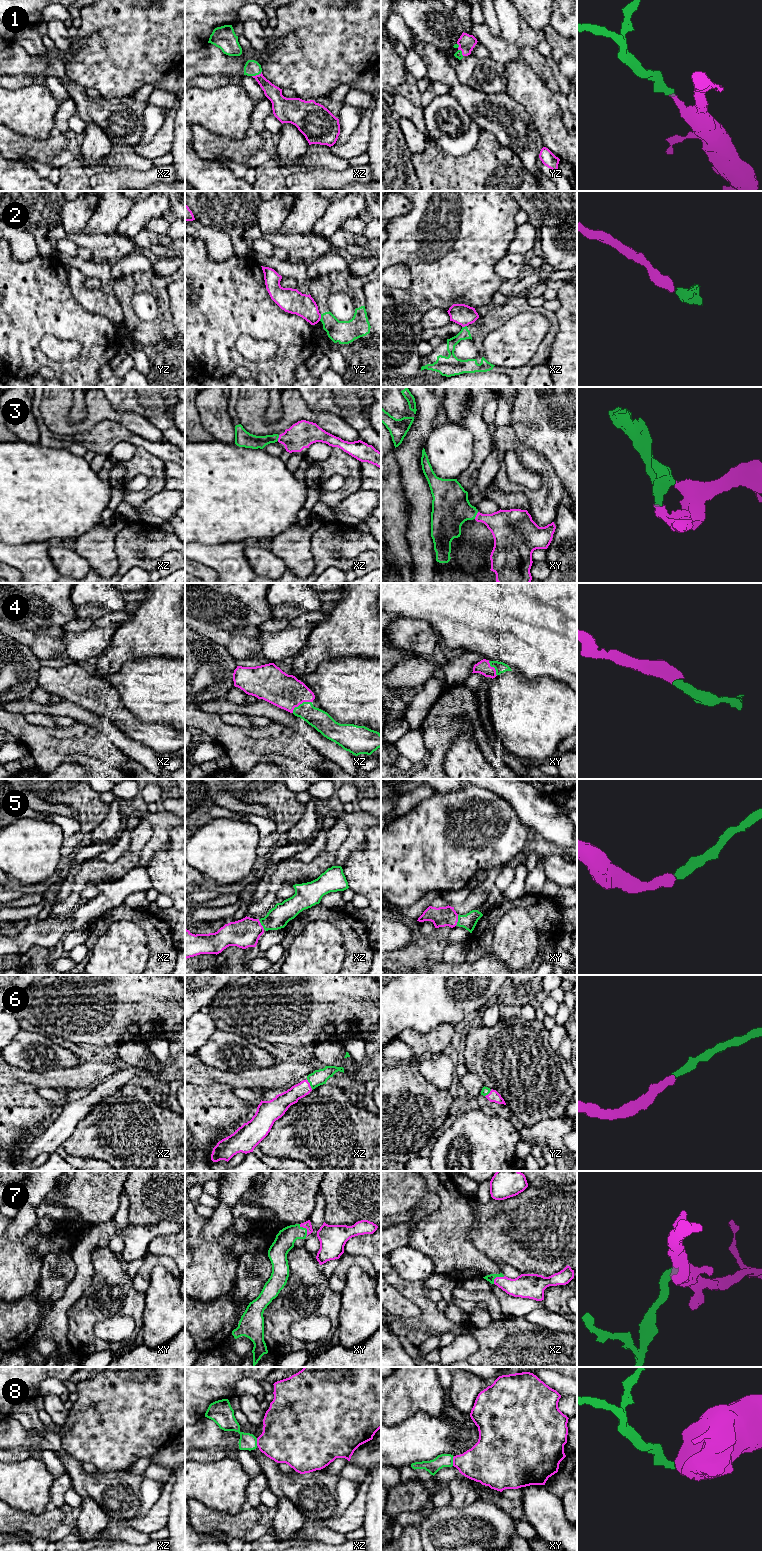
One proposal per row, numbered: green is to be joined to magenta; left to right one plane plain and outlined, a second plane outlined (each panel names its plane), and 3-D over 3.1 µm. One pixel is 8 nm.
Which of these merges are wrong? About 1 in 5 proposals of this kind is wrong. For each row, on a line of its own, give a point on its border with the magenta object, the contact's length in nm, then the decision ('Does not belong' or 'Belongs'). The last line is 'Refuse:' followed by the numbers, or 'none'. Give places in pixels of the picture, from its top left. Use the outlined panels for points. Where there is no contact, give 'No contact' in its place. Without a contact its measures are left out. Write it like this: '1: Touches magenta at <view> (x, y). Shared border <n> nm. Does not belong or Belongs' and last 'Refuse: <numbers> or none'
1: Touches magenta at xz (256, 75). Shared border 90 nm. Belongs
2: Touches magenta at yz (320, 317). Shared border 60 nm. Does not belong
3: Touches magenta at xy (476, 515). Shared border 70 nm. Belongs
4: Touches magenta at xz (300, 703). Shared border 180 nm. Belongs
5: Touches magenta at xz (260, 924). Shared border 100 nm. Belongs
6: Touches magenta at xz (309, 1084). Shared border 100 nm. Belongs
7: Touches magenta at xy (306, 1228). Shared border 120 nm. Belongs
8: Touches magenta at xy (453, 1461). Shared border 80 nm. Does not belong
Refuse: 2, 8

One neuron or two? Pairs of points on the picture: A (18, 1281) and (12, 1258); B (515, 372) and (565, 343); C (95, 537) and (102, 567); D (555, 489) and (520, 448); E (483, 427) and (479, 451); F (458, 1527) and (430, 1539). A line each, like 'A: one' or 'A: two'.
A: one
B: two
C: one
D: one
E: one
F: one

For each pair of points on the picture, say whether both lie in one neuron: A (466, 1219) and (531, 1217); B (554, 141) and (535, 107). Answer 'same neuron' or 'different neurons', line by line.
A: different neurons
B: same neuron

